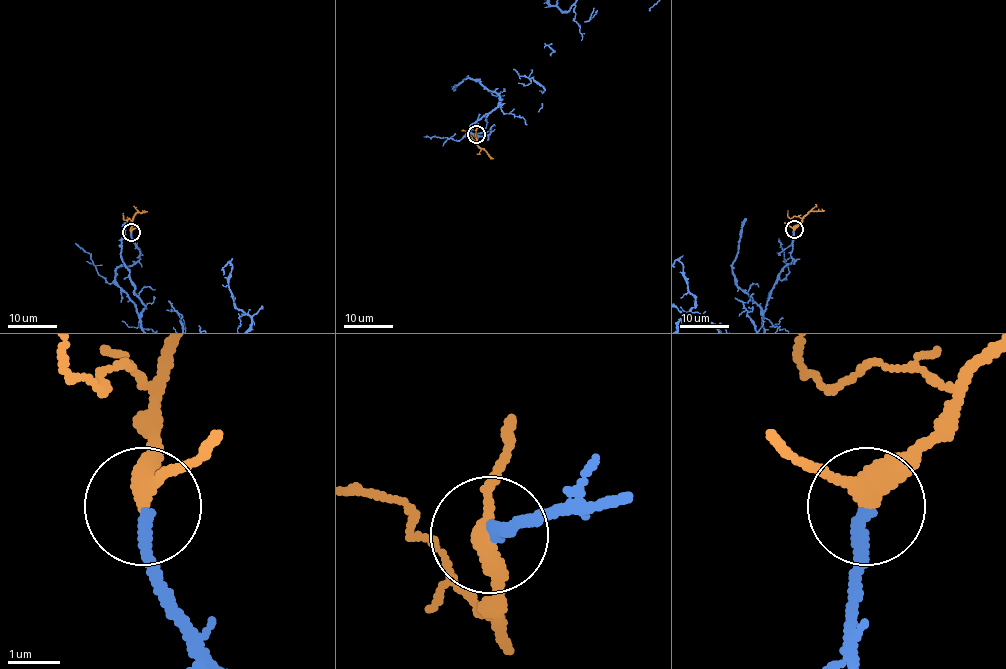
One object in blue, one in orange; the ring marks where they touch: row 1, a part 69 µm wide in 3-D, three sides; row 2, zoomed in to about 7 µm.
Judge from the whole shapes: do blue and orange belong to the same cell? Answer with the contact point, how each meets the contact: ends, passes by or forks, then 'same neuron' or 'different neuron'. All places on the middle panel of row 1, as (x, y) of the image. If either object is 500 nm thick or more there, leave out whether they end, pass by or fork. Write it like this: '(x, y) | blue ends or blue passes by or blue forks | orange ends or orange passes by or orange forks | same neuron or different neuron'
(476, 134) | blue ends | orange passes by | same neuron

